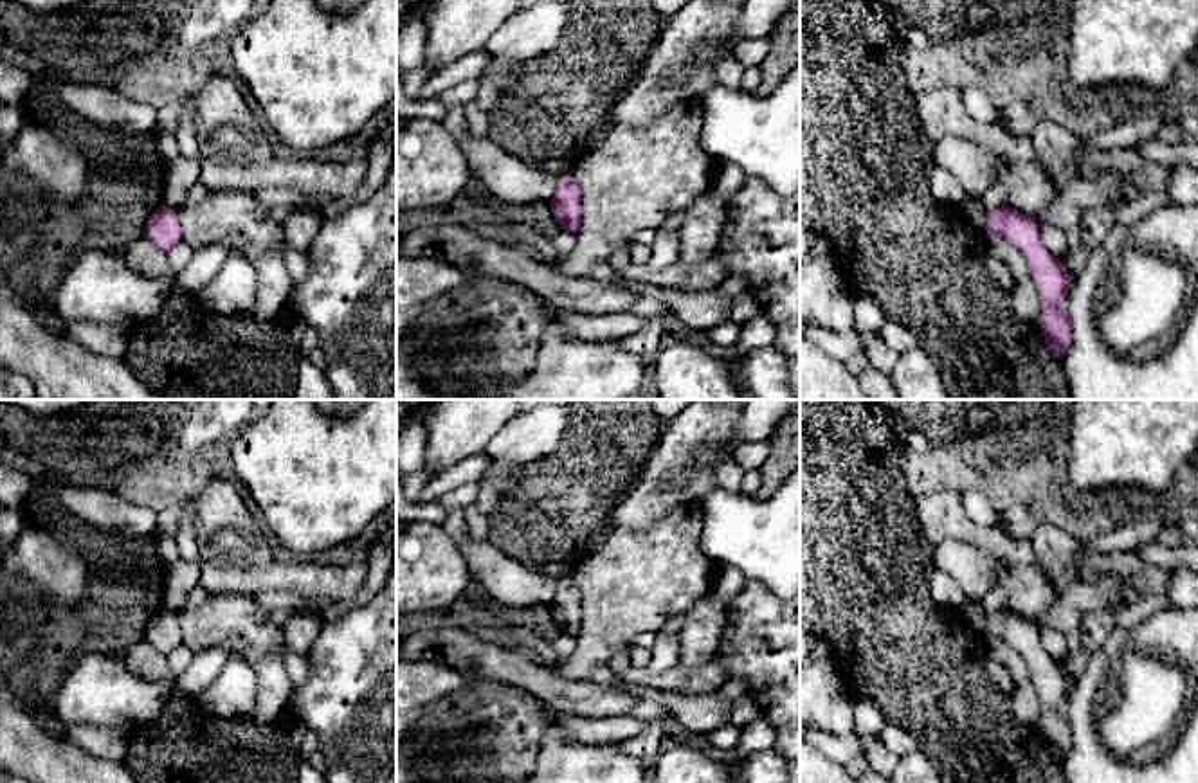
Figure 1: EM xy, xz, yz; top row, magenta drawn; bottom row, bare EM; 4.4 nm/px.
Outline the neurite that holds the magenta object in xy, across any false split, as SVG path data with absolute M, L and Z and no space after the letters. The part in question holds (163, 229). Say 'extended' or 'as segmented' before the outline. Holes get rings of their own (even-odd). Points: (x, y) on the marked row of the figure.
as segmented; M160 205L148 220L144 238L157 248L169 254L169 250L182 239L182 229L177 211Z

